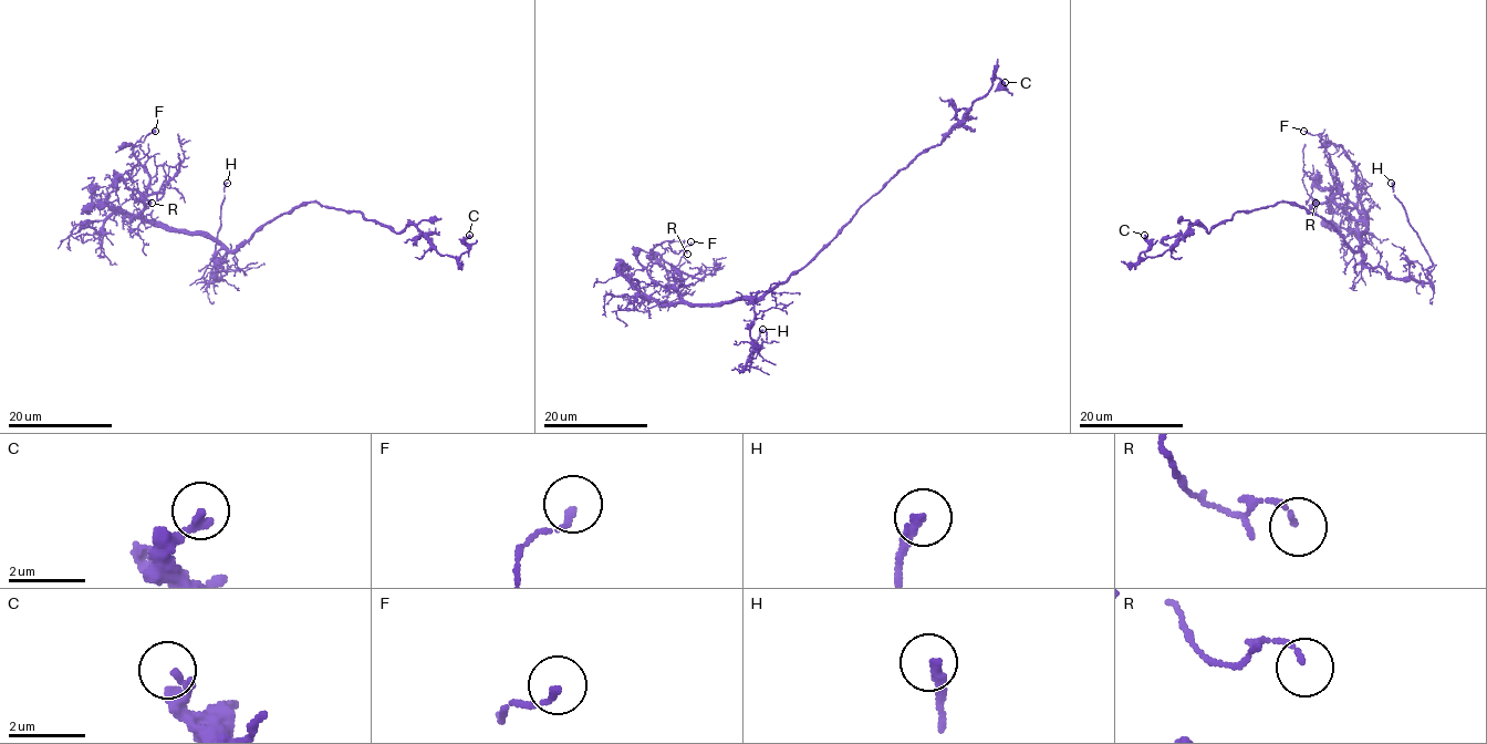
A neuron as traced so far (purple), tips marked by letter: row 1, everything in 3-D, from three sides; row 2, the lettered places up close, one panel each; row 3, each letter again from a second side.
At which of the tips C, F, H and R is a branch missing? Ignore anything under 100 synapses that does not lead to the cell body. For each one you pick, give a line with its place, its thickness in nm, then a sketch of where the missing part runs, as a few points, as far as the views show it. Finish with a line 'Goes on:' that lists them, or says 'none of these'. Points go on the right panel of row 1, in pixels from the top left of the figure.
H: place (1391, 183); calibre 240 nm; course (1391, 183), (1387, 158), (1378, 150), (1354, 142)
Goes on: H

